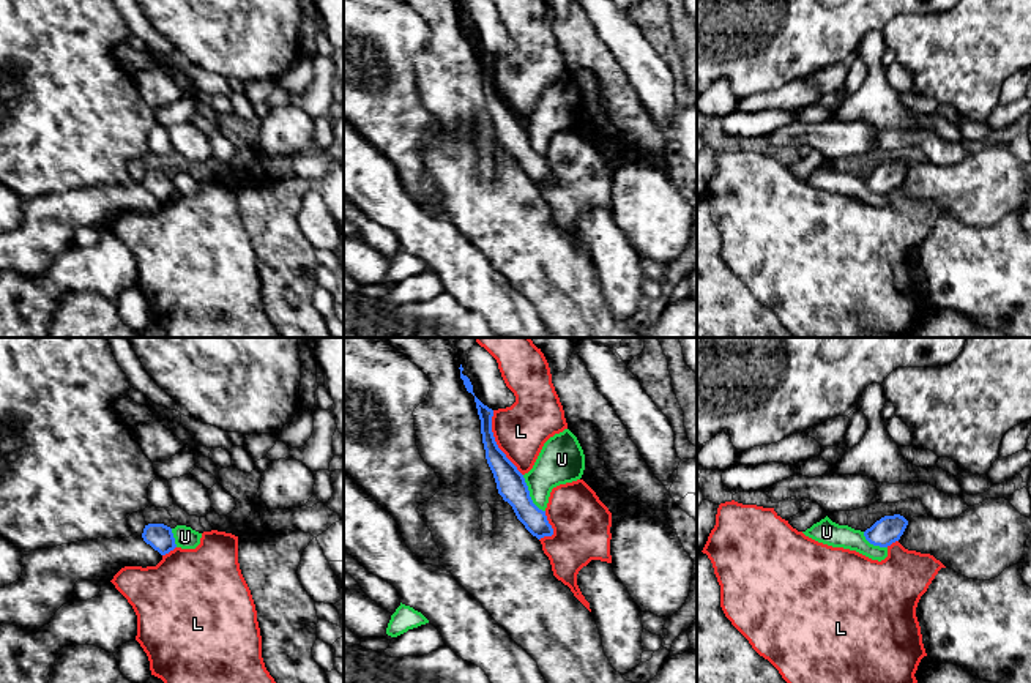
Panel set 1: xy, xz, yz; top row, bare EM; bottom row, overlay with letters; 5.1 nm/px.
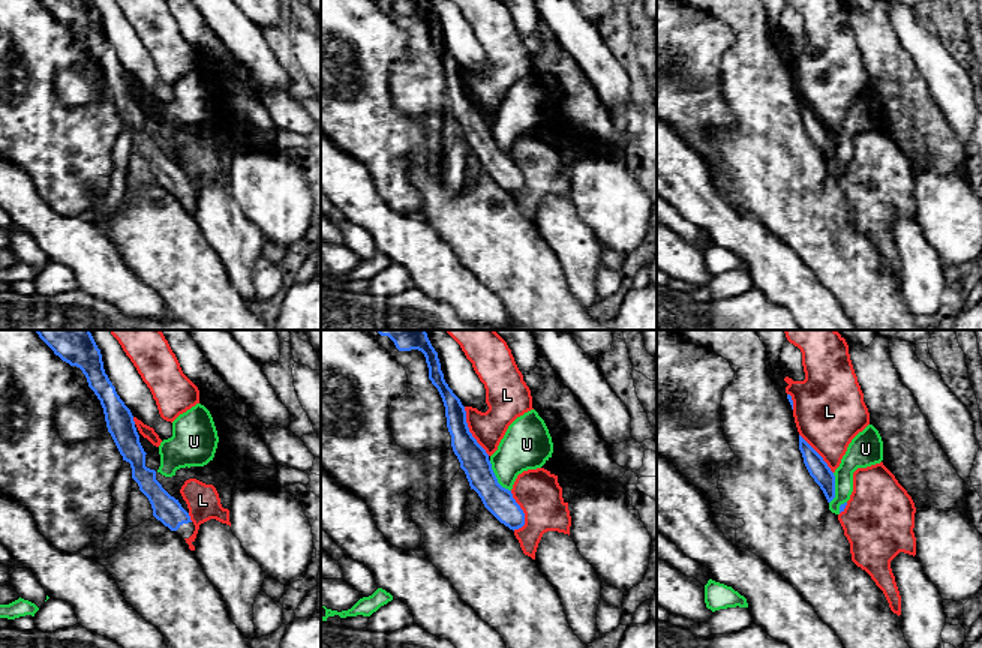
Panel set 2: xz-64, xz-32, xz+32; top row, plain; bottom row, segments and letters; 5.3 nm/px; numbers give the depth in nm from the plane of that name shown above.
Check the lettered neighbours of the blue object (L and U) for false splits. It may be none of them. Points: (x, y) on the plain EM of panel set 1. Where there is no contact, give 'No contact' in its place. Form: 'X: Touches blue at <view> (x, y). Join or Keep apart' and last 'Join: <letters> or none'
L: Touches blue at xz (495, 90). Keep apart
U: Touches blue at xz (528, 141). Keep apart
Join: none

